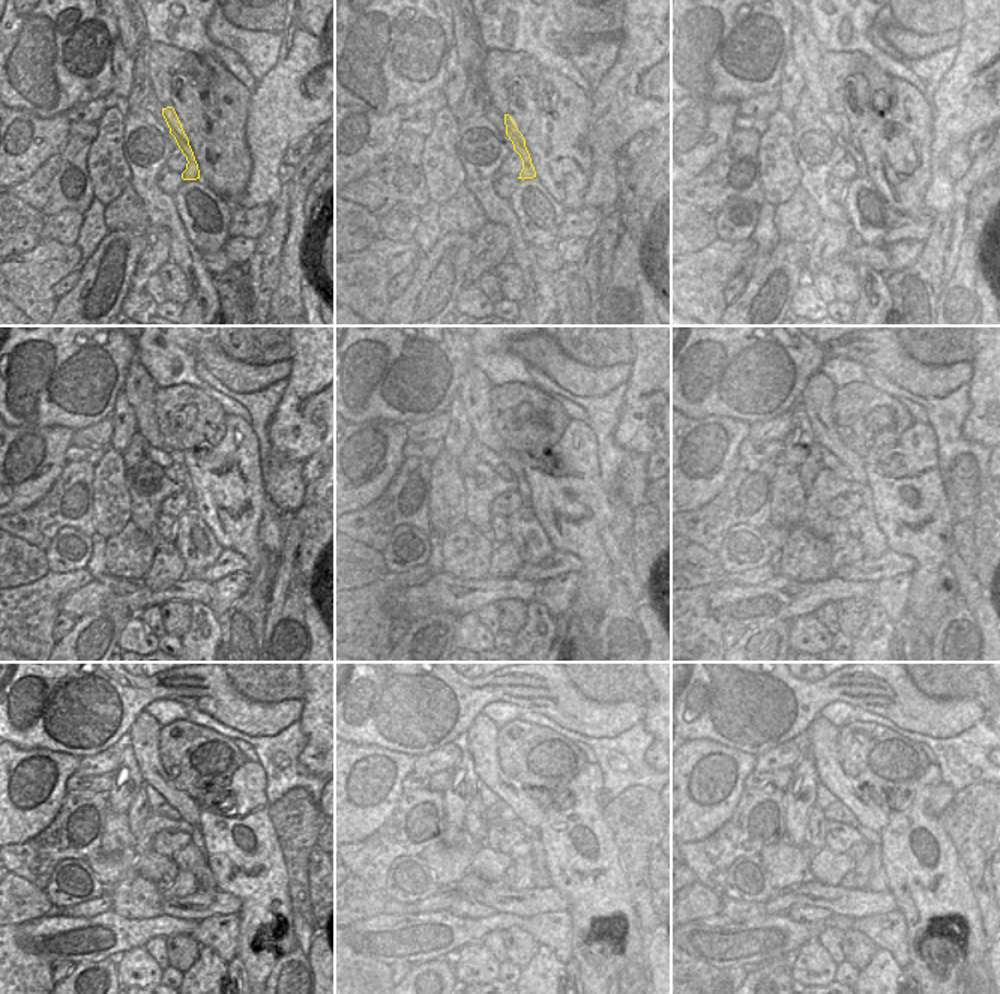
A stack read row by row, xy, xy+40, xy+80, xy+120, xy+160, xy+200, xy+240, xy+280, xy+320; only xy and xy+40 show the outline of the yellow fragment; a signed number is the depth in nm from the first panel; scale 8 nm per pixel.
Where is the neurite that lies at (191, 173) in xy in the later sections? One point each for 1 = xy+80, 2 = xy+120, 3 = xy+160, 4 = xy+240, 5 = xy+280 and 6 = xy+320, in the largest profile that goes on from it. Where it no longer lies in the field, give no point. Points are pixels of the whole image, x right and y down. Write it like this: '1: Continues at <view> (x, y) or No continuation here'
1: Continues at xy+80 (850, 141)
2: Continues at xy+120 (186, 490)
3: Continues at xy+160 (523, 488)
4: Continues at xy+240 (195, 838)
5: Continues at xy+280 (541, 873)
6: Continues at xy+320 (876, 882)

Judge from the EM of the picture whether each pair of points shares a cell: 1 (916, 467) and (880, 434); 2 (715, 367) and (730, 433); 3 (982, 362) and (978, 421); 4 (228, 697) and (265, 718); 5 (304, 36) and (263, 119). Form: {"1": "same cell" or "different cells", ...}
{"1": "different cells", "2": "different cells", "3": "same cell", "4": "same cell", "5": "same cell"}

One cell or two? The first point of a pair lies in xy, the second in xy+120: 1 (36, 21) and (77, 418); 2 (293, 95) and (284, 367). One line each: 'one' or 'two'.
1: one
2: two

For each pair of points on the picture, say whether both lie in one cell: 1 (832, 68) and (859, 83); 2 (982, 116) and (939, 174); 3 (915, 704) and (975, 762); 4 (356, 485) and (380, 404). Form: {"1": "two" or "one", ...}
{"1": "two", "2": "one", "3": "two", "4": "two"}

